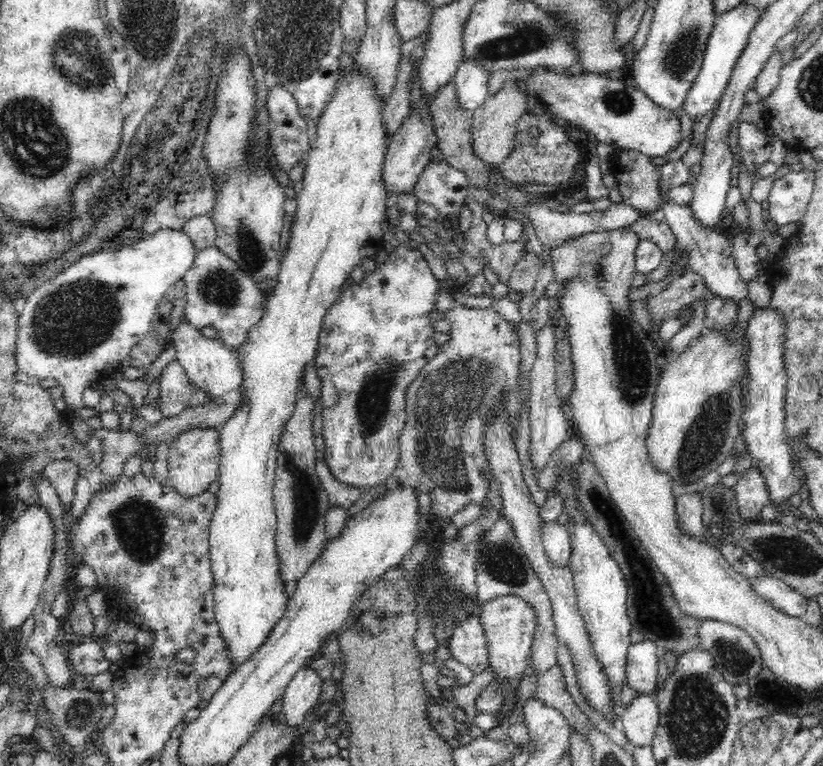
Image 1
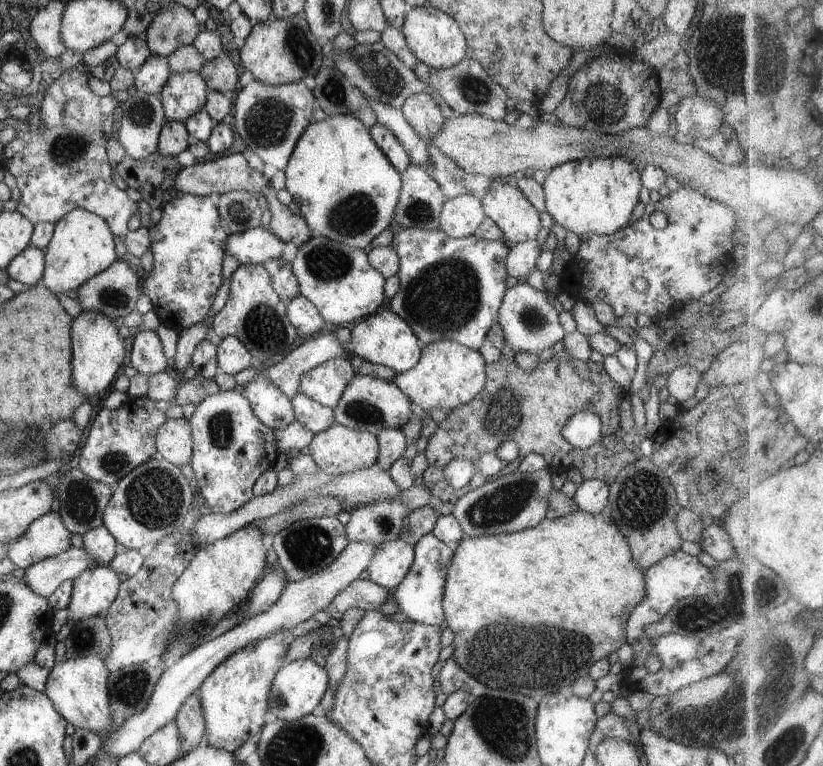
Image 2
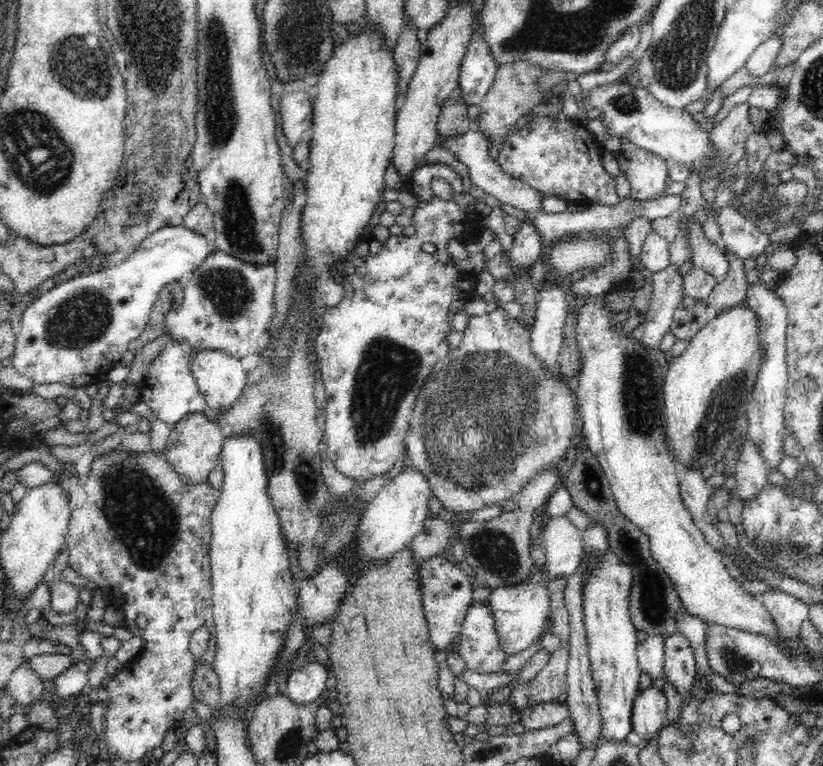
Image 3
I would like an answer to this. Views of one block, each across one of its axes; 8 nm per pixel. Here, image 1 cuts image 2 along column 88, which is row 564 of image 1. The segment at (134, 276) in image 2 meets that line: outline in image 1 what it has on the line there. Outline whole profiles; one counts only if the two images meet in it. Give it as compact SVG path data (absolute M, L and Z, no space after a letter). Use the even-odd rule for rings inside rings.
M300 382L294 412L292 412L290 420L284 424L282 436L278 438L278 456L273 488L273 508L277 517L275 543L279 558L281 581L288 584L291 589L296 585L299 578L306 574L310 565L320 556L328 542L326 530L324 529L324 517L327 514L330 503L327 492L324 490L315 471L315 466L320 456L314 445L315 437L312 431L313 407L314 401L312 397L307 393L304 382Z

